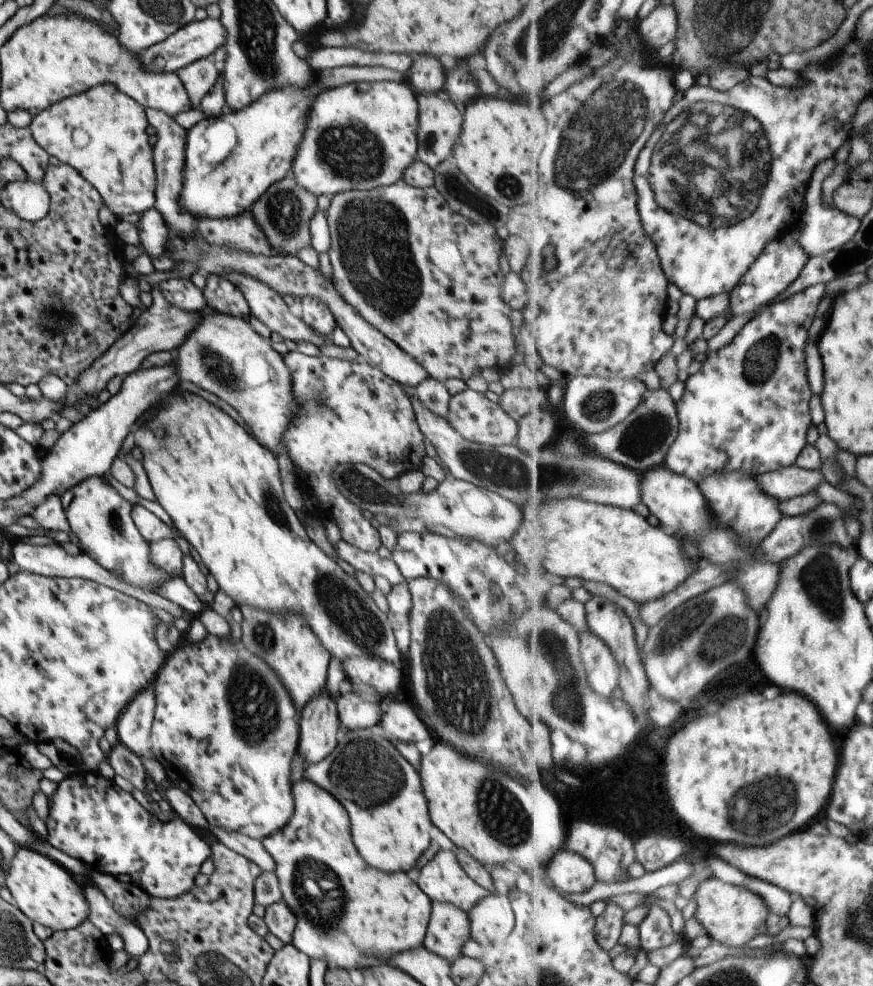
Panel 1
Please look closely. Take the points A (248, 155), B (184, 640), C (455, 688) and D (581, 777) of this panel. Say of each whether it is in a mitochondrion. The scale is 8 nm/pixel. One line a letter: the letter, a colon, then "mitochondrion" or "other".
A: other
B: other
C: mitochondrion
D: other

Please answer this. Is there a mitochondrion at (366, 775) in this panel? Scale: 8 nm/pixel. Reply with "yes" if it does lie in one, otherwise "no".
yes

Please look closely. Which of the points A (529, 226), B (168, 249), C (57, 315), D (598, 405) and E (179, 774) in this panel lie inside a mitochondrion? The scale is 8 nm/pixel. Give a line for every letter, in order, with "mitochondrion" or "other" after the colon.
A: other
B: other
C: mitochondrion
D: mitochondrion
E: other

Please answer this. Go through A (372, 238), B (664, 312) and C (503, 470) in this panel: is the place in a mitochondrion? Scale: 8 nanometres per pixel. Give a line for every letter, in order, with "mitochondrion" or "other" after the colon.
A: mitochondrion
B: other
C: mitochondrion

